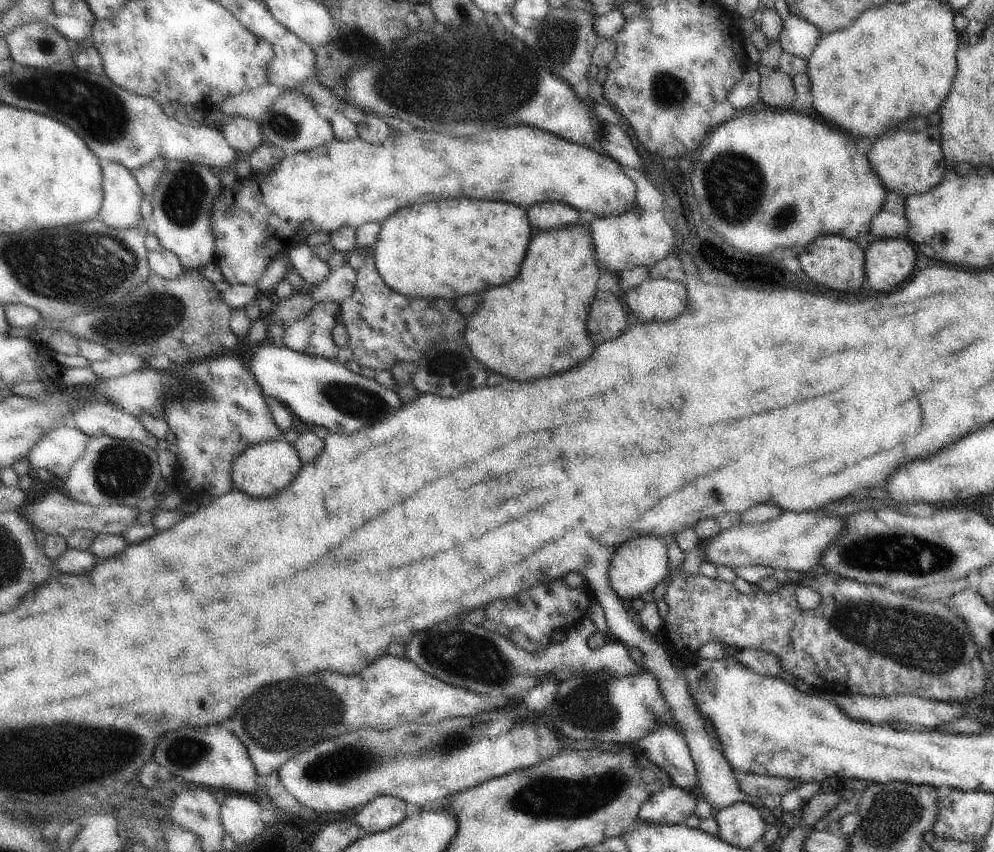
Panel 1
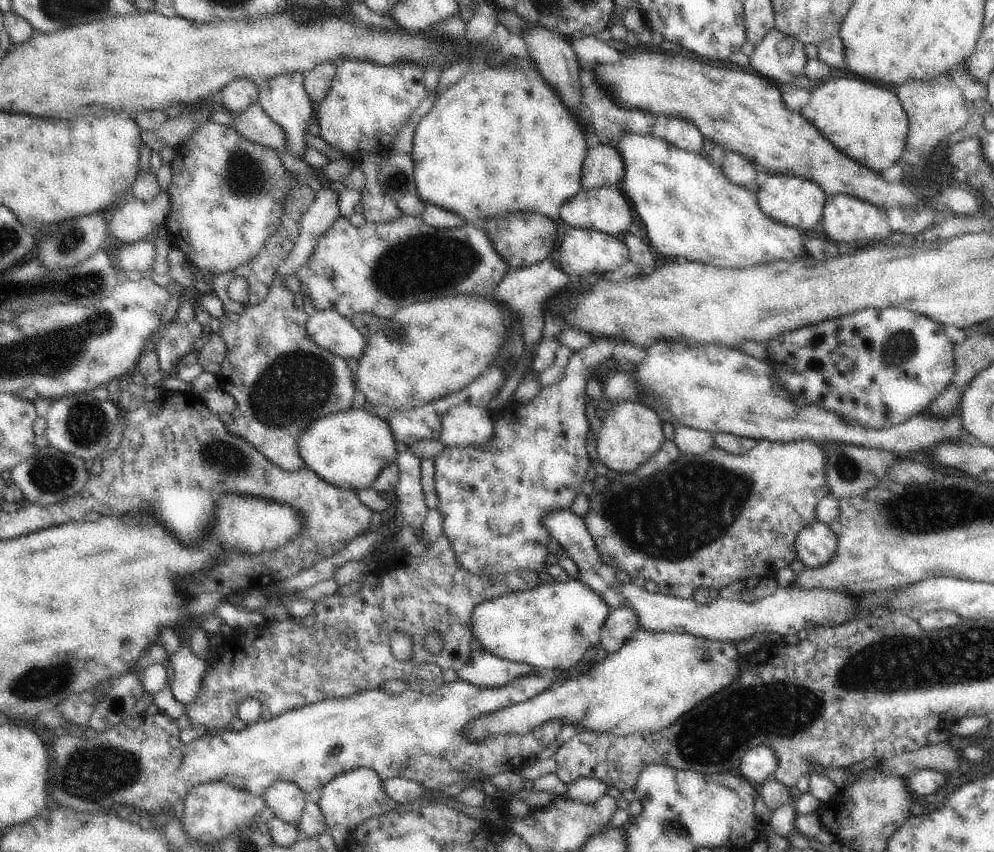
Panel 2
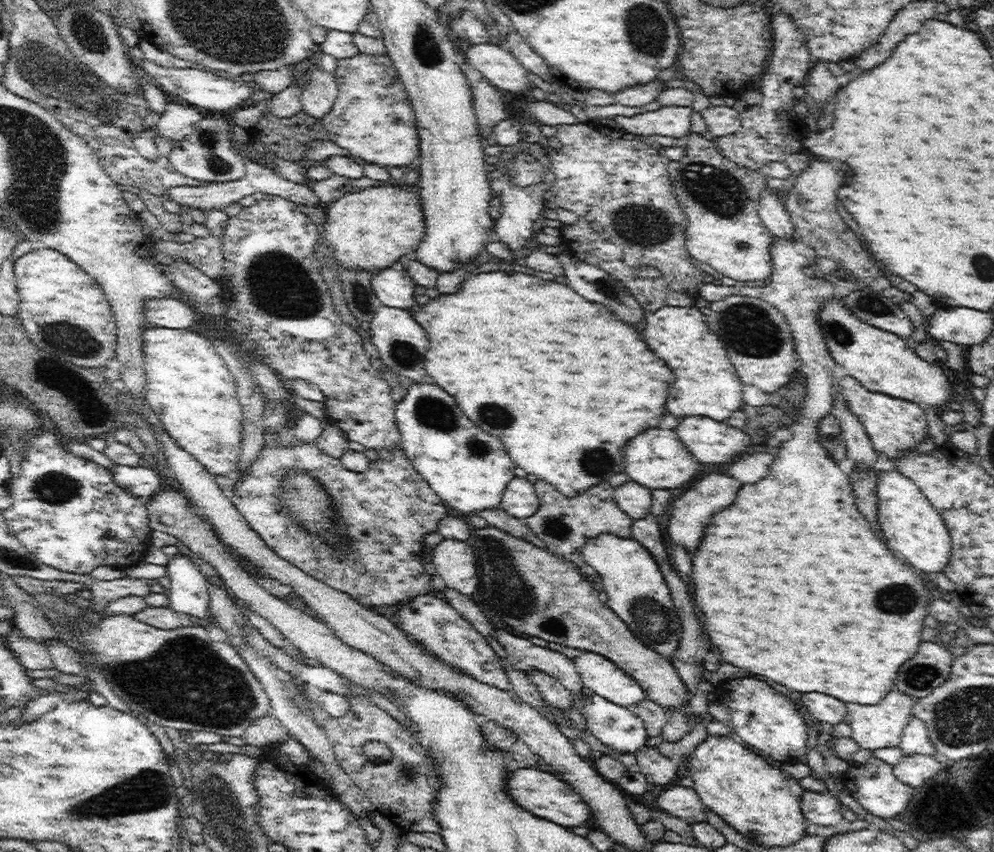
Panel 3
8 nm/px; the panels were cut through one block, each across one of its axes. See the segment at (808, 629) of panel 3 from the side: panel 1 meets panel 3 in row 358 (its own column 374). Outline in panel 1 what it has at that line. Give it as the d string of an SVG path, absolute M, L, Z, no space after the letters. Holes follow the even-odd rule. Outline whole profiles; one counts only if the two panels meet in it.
M379 796L359 808L356 824L369 835L390 830L406 818L406 803L400 798Z

